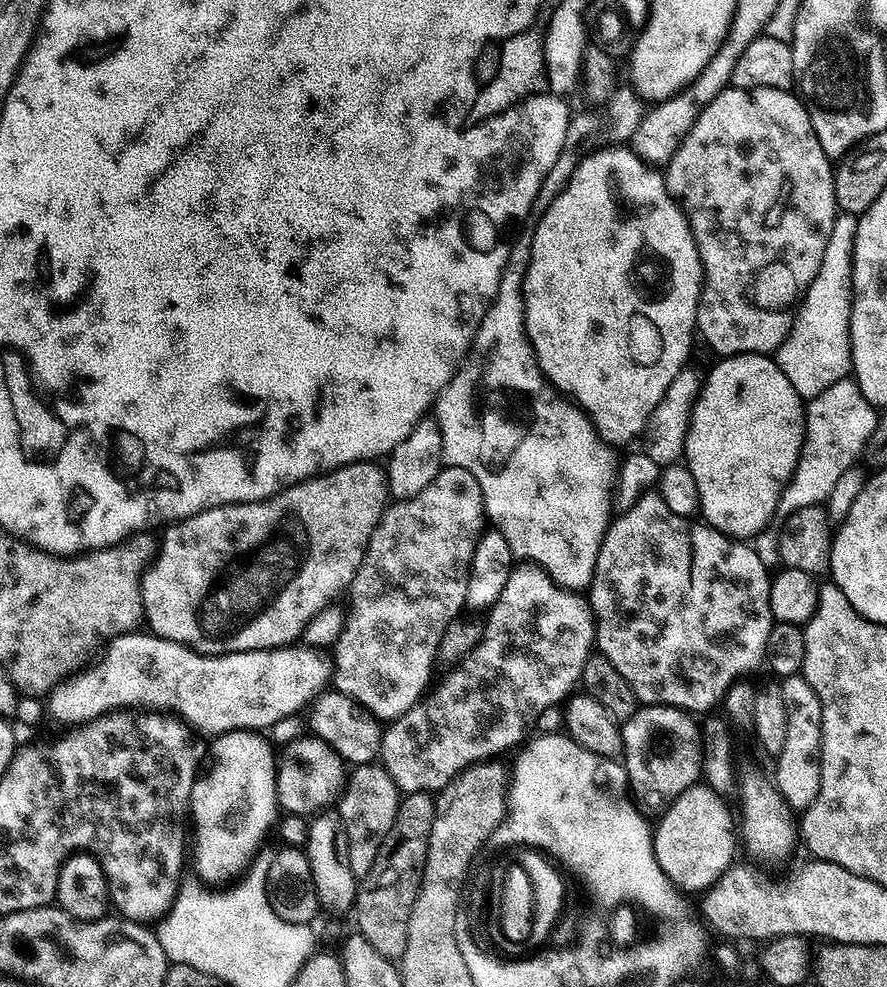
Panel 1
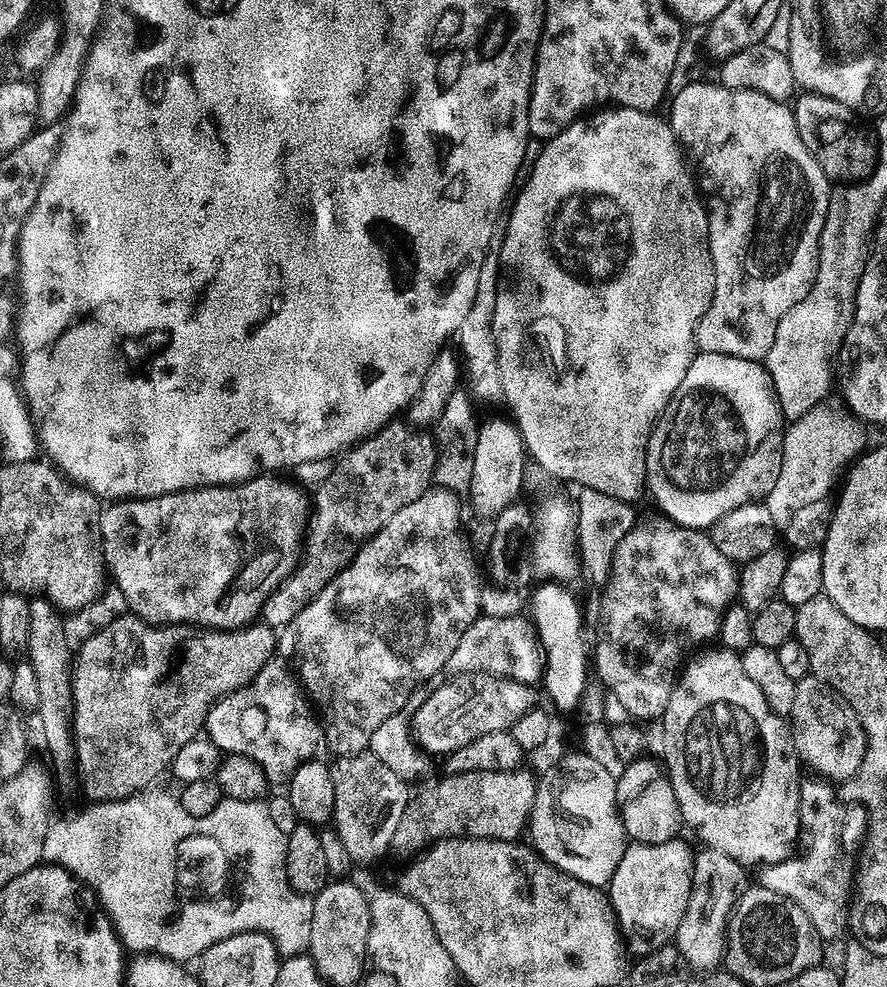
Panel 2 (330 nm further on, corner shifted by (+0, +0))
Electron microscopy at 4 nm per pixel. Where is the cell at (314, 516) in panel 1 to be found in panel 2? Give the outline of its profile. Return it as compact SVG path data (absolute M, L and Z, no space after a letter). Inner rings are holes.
M270 474L253 476L241 484L227 486L209 486L186 492L171 492L161 496L129 498L109 503L100 514L100 551L106 572L112 575L122 599L128 603L127 611L148 624L191 624L197 628L217 630L235 630L255 621L264 611L266 598L285 580L298 563L302 546L302 535L310 514L310 500L298 492L292 485L285 488L274 484L275 477Z

